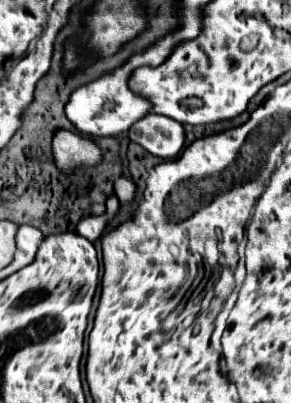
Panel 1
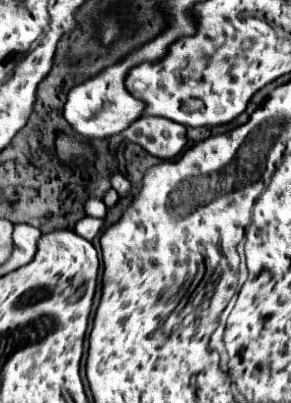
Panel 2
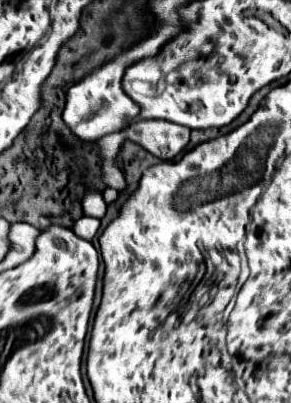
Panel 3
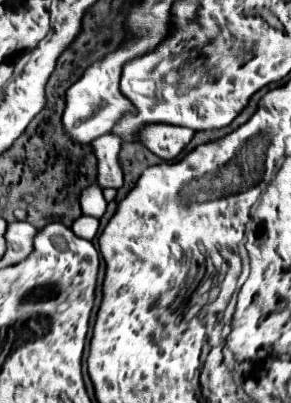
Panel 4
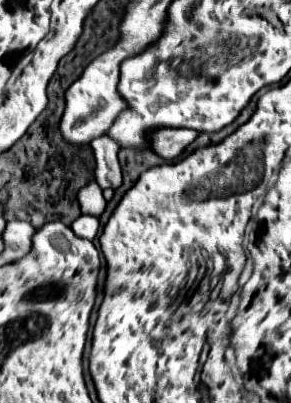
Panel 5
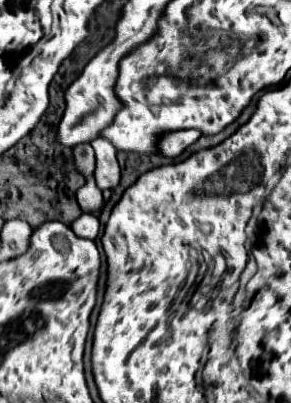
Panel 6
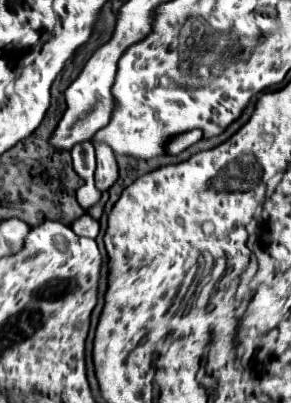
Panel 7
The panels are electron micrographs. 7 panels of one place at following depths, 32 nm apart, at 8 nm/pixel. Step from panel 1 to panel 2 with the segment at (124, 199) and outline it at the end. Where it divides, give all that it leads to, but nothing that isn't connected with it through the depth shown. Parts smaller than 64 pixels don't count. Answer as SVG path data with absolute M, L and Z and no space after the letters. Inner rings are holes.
M114 174L114 176L112 176L112 188L118 192L120 198L126 198L126 196L130 194L130 188L132 188L132 186L130 186L130 182L128 182L122 174Z

